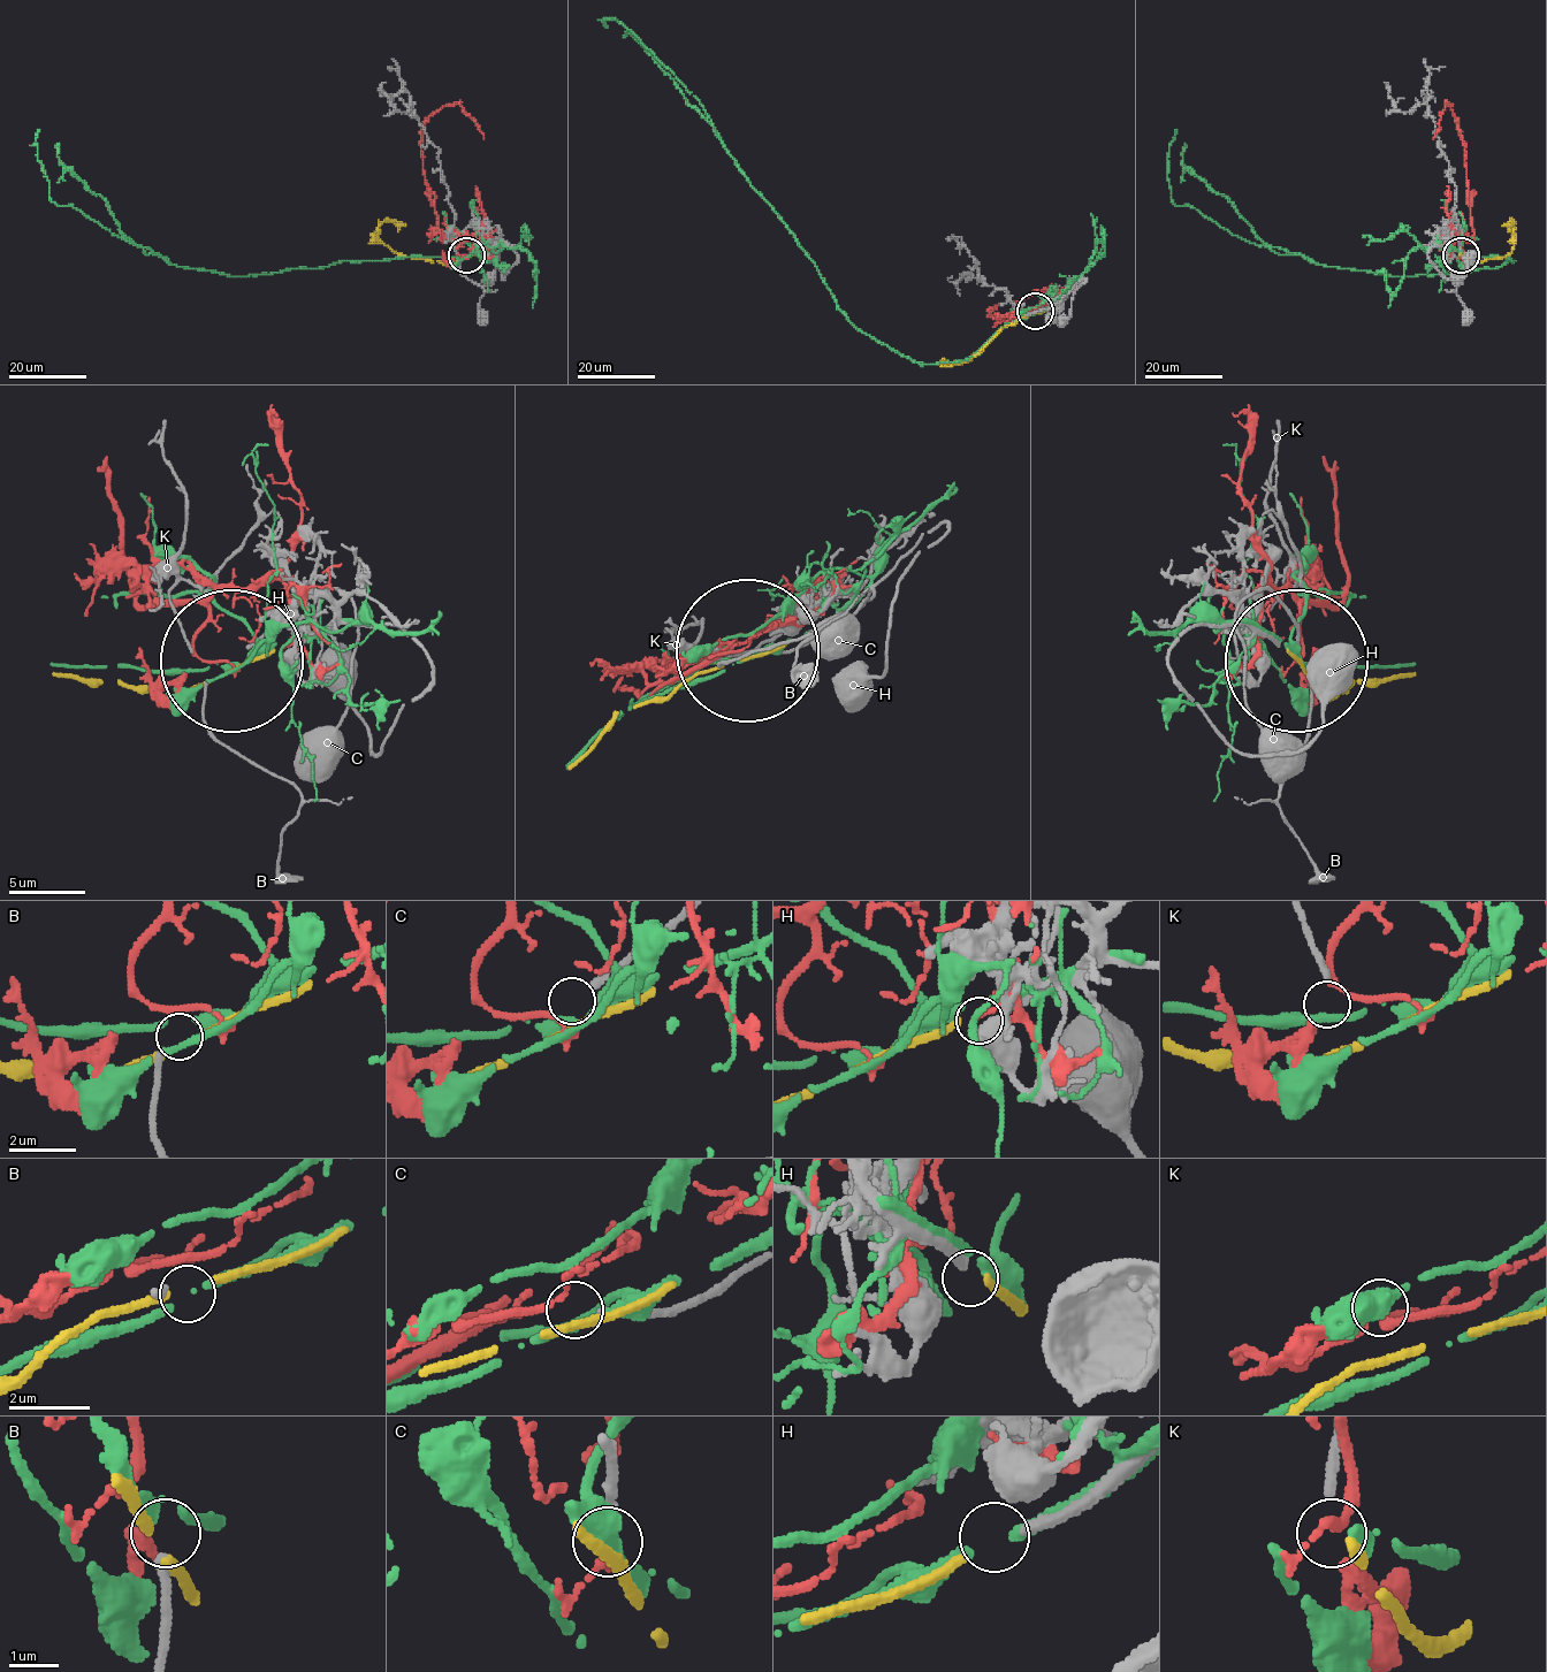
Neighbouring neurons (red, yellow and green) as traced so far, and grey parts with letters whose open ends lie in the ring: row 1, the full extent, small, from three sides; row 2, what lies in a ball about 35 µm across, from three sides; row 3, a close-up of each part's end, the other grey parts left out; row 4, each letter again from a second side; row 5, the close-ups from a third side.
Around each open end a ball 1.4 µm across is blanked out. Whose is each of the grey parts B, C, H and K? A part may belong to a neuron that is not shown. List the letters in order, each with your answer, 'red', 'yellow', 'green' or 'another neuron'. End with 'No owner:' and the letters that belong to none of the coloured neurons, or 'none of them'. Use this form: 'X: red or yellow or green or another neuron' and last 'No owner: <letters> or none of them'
B: green
C: red
H: yellow
K: another neuron
No owner: K

